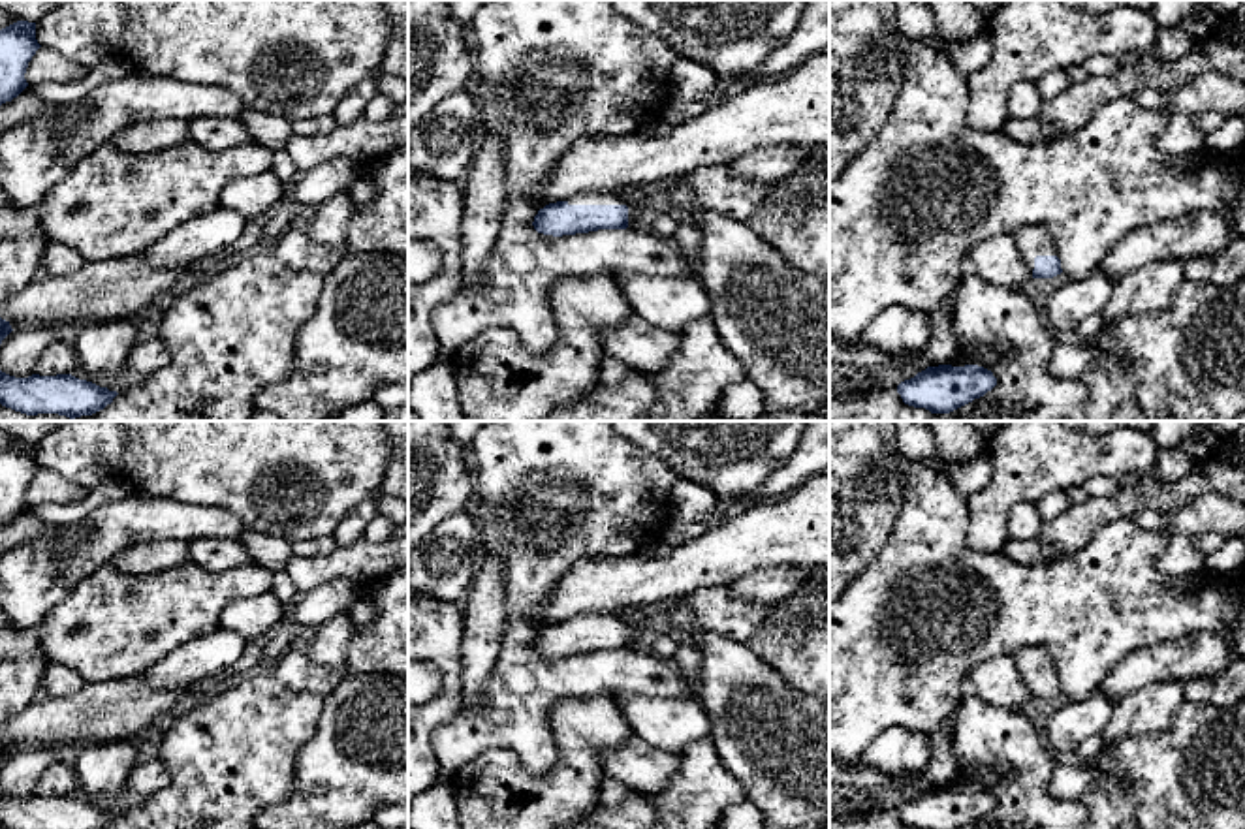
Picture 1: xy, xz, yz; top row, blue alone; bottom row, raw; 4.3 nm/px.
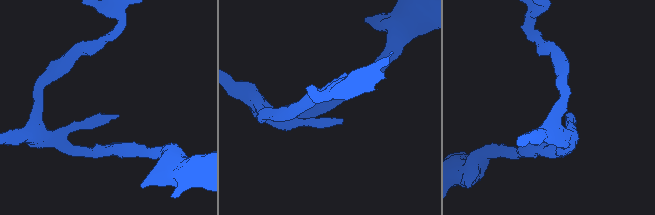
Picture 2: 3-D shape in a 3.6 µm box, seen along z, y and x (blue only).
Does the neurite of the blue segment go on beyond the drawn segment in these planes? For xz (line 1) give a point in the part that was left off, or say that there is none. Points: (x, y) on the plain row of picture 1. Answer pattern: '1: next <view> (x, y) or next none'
1: next xz (636, 641)

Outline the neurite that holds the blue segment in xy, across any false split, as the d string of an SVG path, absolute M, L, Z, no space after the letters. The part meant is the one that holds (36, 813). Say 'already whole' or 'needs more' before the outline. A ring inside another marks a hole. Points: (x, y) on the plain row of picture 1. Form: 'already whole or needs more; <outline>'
already whole; M0 791L0 825L6 829L105 829L117 816L71 795L15 799Z

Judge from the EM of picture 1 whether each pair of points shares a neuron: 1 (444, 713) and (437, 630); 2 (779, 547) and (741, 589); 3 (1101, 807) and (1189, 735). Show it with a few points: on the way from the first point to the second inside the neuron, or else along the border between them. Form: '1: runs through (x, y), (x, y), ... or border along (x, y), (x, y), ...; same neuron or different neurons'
1: runs through (450, 692), (450, 664), (444, 651); same neuron
2: border along (802, 564), (753, 568), (728, 583); different neurons
3: runs through (1123, 807), (1172, 758); same neuron

